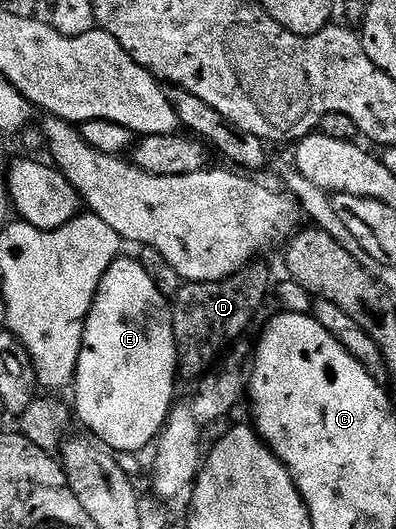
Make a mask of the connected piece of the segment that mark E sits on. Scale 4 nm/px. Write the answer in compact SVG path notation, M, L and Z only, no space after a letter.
M140 258L114 259L93 294L93 303L89 306L89 315L85 318L85 328L81 334L81 352L72 381L72 386L77 387L73 395L77 402L76 418L78 415L82 425L90 431L88 434L104 444L110 452L141 451L161 434L161 428L165 426L175 402L173 386L177 379L177 346L166 296L161 295L155 281L147 277L147 269L143 269Z

